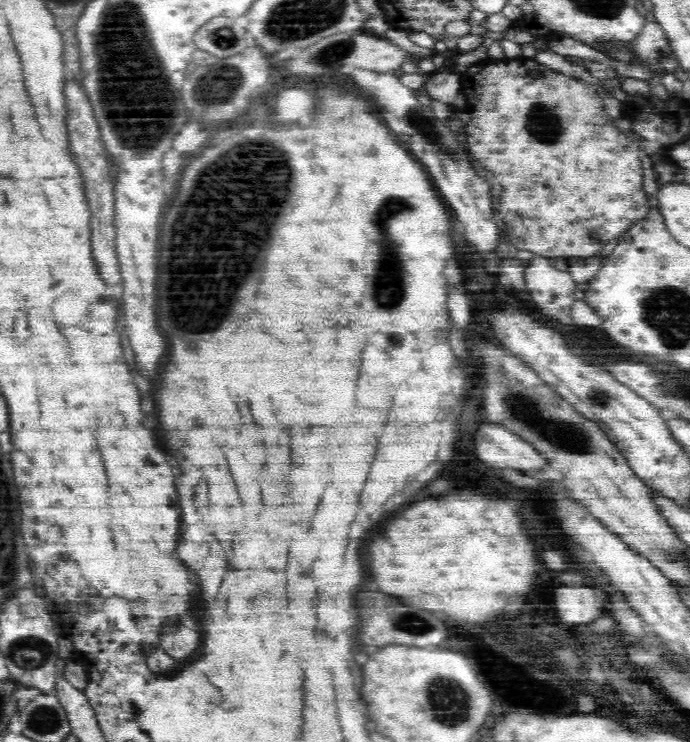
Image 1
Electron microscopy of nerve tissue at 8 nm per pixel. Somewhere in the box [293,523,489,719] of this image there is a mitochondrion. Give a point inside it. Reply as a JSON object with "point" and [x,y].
{"point":[410,624]}

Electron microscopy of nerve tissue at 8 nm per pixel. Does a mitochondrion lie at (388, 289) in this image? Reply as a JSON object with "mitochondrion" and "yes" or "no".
{"mitochondrion":"yes"}

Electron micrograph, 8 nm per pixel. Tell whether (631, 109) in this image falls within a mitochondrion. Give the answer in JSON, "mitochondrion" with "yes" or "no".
{"mitochondrion":"no"}

